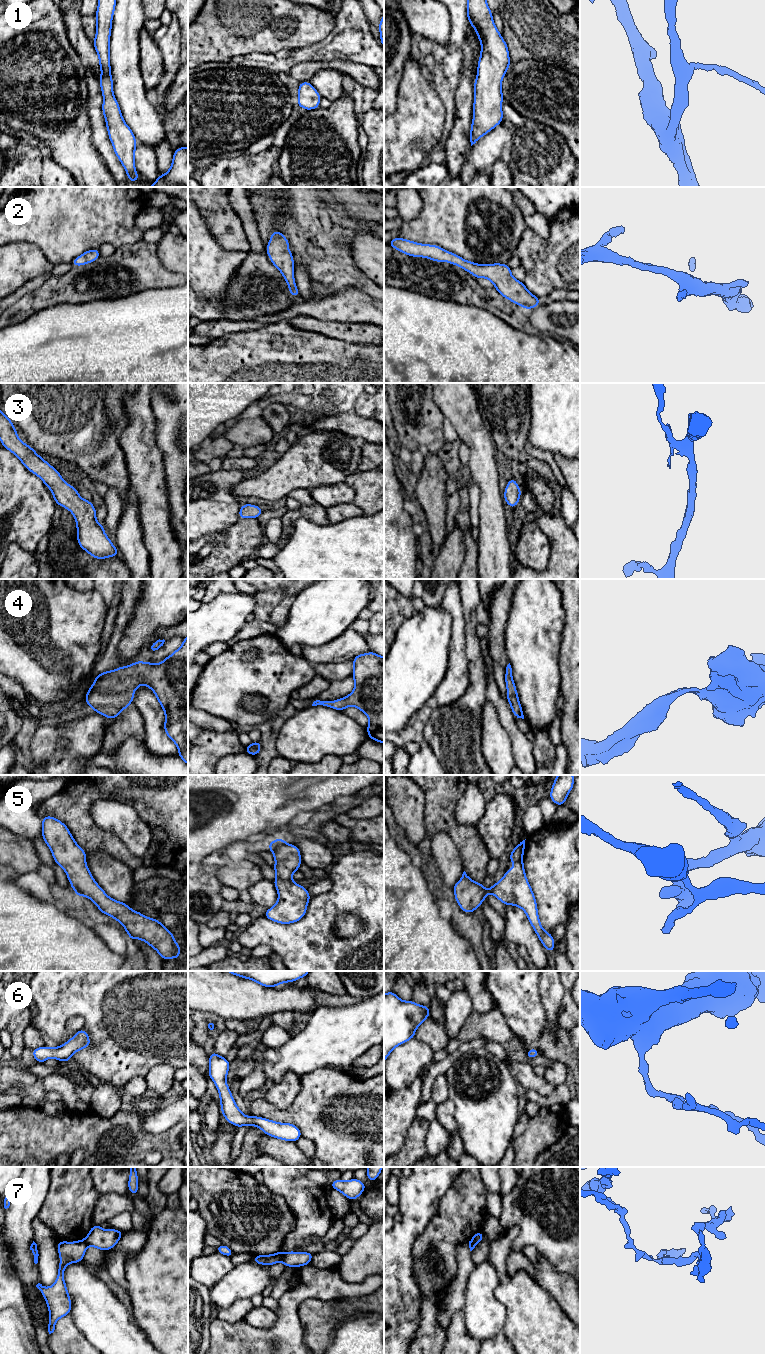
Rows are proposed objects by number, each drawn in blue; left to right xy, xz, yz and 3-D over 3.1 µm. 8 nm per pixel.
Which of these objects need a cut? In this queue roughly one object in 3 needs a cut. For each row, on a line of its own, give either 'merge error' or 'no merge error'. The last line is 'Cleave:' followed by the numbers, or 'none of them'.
1: no merge error
2: no merge error
3: no merge error
4: no merge error
5: no merge error
6: no merge error
7: merge error
Cleave: 7

